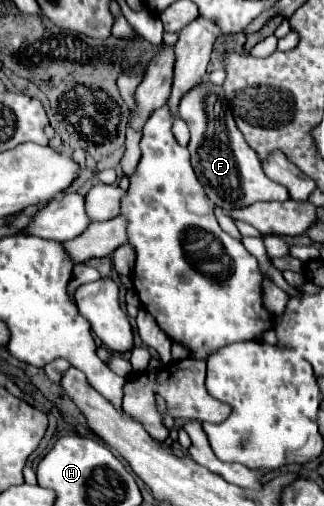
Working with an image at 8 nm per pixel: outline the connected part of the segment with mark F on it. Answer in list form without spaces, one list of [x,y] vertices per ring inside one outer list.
[[[208,75],[204,77],[202,85],[198,85],[198,89],[192,89],[180,101],[178,113],[180,113],[180,119],[184,119],[190,129],[188,151],[192,155],[192,167],[212,203],[230,211],[230,209],[252,205],[256,201],[290,199],[288,191],[282,185],[270,181],[264,175],[256,151],[244,141],[242,133],[238,131],[234,123],[234,117],[230,113],[230,105],[226,105],[222,87],[212,85],[208,81]]]

